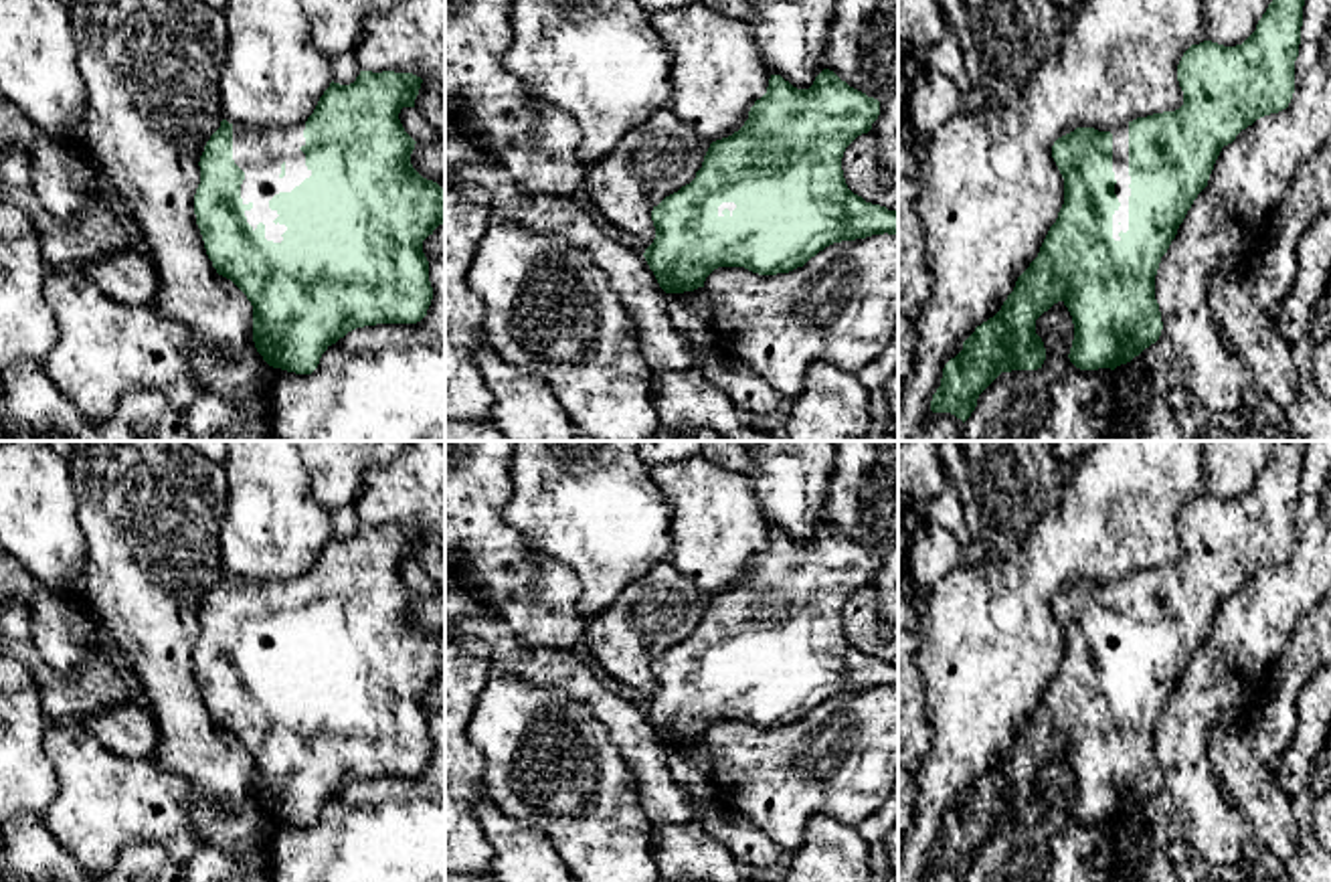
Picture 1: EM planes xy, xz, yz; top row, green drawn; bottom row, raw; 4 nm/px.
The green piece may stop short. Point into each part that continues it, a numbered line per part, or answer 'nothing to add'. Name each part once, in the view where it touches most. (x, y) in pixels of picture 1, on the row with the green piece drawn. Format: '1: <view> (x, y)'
1: xy (259, 154)

